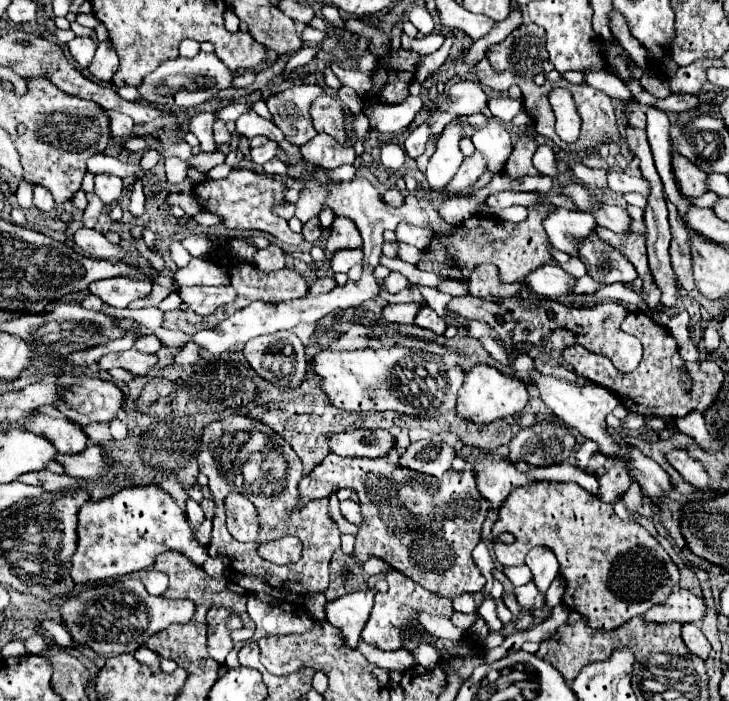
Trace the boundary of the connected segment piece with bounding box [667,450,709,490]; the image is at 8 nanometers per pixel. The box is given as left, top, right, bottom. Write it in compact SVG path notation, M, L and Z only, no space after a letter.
M673 450L671 454L667 454L667 460L673 464L673 468L693 486L705 490L709 484L709 476L705 472L705 468L701 466L701 462L689 458L683 450Z

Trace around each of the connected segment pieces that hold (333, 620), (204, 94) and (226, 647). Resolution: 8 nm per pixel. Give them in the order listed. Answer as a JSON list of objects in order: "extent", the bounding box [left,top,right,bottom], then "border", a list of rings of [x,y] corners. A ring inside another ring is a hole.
[{"extent":[325,592,373,650],"border":[[[353,592],[349,596],[341,596],[333,602],[325,604],[325,618],[331,626],[335,626],[343,638],[344,643],[352,650],[357,649],[361,628],[369,618],[373,608],[373,592]]]},{"extent":[137,52,233,108],"border":[[[199,52],[195,58],[177,56],[175,60],[163,62],[157,70],[149,74],[149,86],[139,84],[137,90],[139,90],[139,100],[149,102],[157,108],[191,108],[215,98],[219,90],[229,88],[231,80],[233,74],[221,60],[217,60],[215,54]]]},{"extent":[207,606,243,664],"border":[[[211,606],[207,612],[207,648],[209,656],[219,664],[225,664],[225,656],[233,648],[233,640],[229,638],[229,630],[243,628],[243,622],[237,614],[227,606]]]}]

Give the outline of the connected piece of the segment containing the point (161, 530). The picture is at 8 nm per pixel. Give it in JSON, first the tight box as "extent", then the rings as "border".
{"extent":[71,484,207,584],"border":[[[157,484],[121,488],[103,500],[89,500],[79,510],[77,552],[71,560],[71,578],[77,584],[95,582],[111,576],[125,576],[145,570],[159,552],[175,550],[189,556],[195,564],[207,560],[207,548],[193,536],[193,526],[169,492]]]}

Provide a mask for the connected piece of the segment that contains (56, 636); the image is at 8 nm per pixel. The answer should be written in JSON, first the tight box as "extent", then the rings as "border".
{"extent":[41,619,72,647],"border":[[[45,619],[41,622],[41,626],[50,633],[53,640],[59,646],[70,647],[72,645],[71,635],[62,624]]]}

